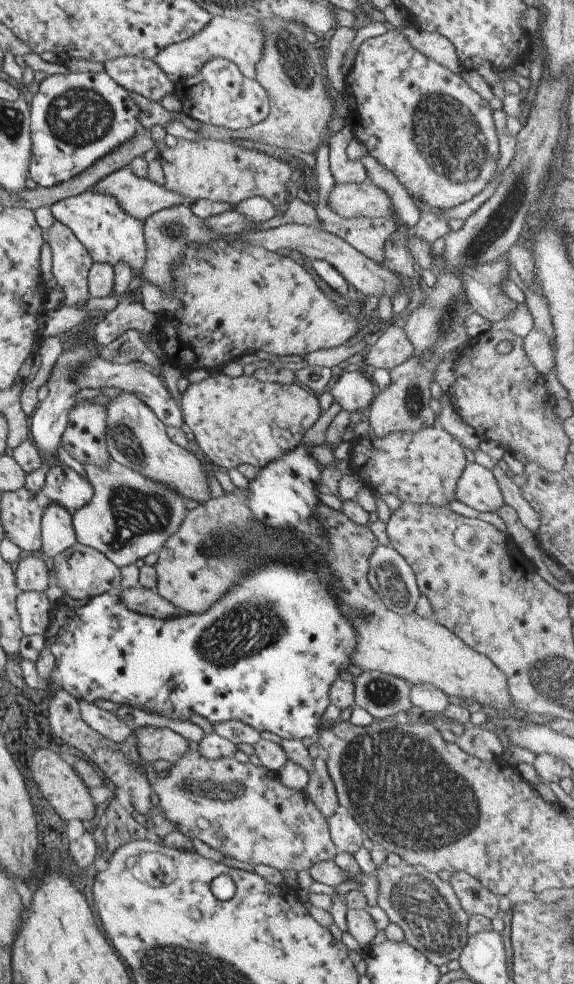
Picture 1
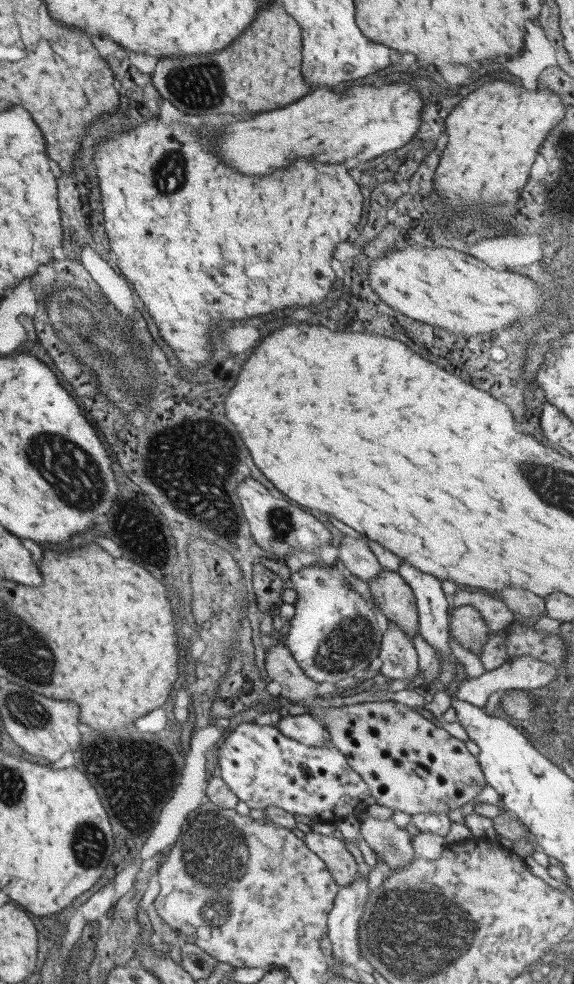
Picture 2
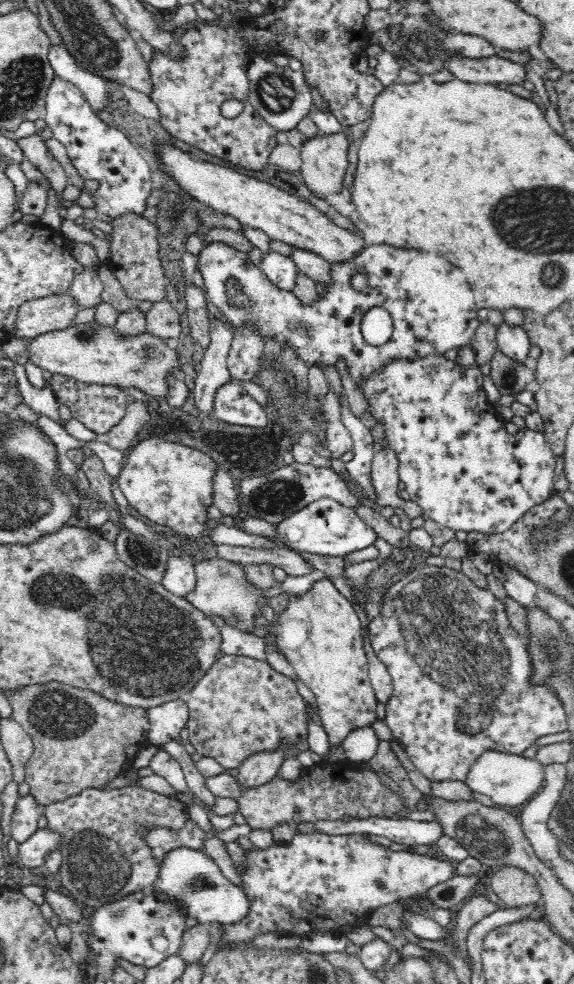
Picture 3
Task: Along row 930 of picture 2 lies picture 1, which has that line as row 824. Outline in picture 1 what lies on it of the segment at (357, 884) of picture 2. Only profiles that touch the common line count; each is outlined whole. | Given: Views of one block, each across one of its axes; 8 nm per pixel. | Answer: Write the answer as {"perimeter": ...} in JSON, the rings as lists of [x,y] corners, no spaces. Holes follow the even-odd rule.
{"perimeter":[[[335,811],[327,819],[327,827],[337,852],[353,855],[363,845],[363,832],[347,812]]]}

